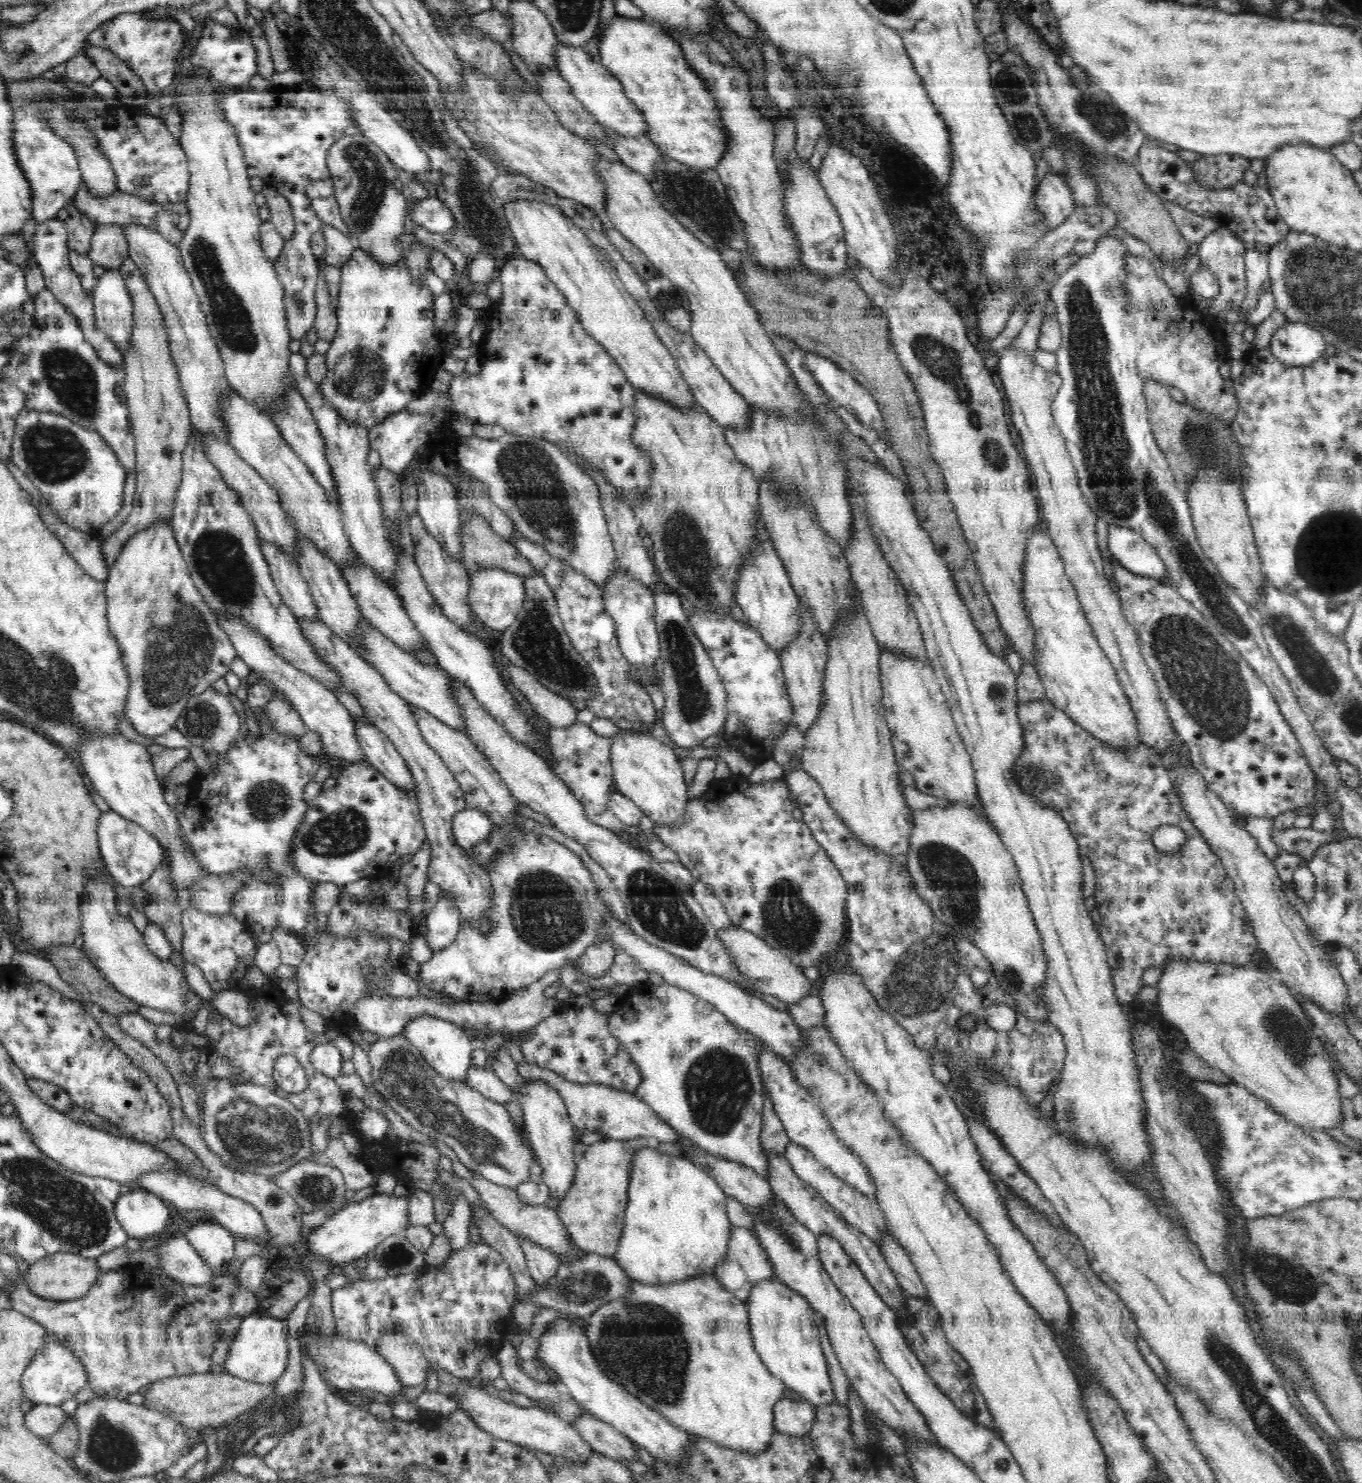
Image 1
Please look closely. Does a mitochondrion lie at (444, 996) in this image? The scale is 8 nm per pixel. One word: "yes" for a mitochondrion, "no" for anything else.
no

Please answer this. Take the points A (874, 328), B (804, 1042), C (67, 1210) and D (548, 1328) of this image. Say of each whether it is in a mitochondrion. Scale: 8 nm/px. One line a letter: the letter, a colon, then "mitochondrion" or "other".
A: other
B: other
C: mitochondrion
D: other

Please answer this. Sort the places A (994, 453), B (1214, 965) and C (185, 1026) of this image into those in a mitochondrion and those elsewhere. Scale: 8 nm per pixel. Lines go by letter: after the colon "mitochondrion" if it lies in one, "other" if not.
A: mitochondrion
B: other
C: other

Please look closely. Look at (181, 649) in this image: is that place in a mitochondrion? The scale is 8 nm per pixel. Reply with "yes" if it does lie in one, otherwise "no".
yes

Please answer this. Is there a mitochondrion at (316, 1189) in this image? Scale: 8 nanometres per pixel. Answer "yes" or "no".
yes

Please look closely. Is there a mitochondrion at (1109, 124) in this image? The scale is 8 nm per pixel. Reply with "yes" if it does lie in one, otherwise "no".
yes

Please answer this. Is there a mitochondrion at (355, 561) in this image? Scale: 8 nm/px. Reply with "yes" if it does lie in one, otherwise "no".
no

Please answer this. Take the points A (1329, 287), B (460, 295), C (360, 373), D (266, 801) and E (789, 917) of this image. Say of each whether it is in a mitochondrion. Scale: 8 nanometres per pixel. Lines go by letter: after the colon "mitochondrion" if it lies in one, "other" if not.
A: mitochondrion
B: other
C: mitochondrion
D: mitochondrion
E: mitochondrion

